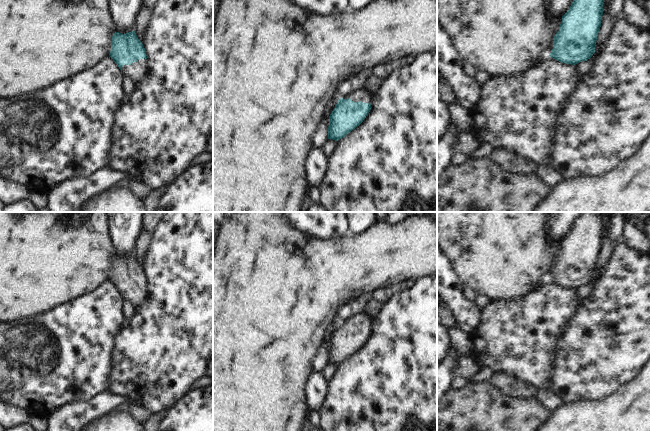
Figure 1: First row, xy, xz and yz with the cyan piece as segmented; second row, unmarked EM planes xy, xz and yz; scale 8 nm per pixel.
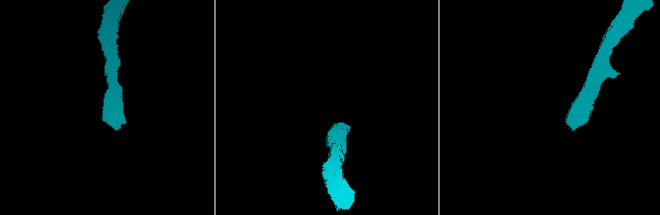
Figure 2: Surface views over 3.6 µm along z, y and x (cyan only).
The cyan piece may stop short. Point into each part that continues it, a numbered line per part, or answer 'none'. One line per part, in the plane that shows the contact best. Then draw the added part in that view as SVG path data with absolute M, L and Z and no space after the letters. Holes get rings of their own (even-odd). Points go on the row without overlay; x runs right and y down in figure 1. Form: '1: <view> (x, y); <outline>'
1: xz (359, 319); M359 313L351 316L349 319L343 321L344 323L350 322L354 326L363 326L371 328L372 319L366 316L364 313Z

